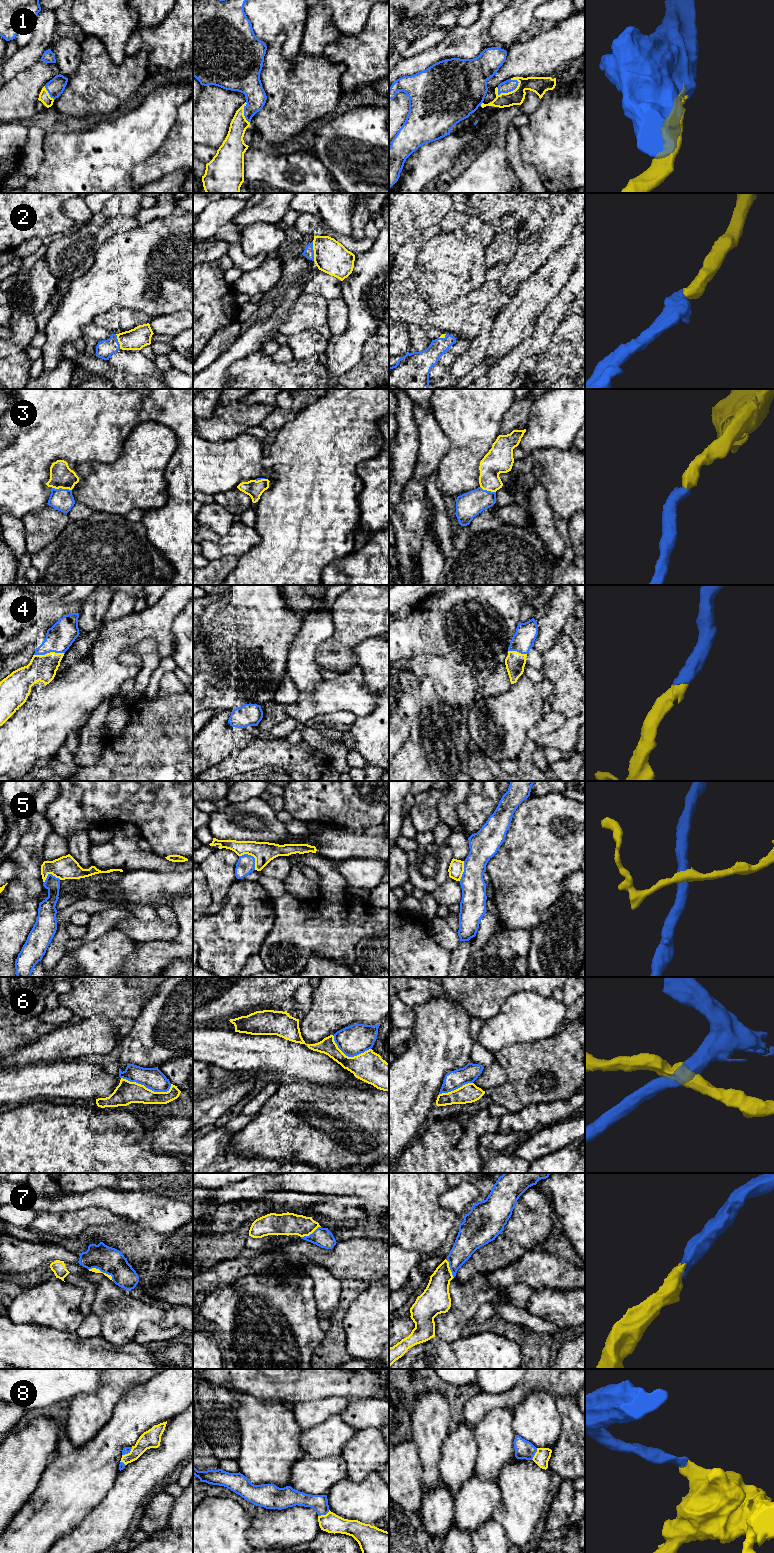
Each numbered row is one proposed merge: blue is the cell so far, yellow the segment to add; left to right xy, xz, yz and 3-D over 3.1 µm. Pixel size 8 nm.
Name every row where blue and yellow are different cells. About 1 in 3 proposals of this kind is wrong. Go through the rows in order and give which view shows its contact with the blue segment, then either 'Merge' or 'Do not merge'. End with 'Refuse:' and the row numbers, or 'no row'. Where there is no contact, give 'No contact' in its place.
1: Touches blue in yz. Merge
2: Touches blue in xz. Merge
3: Touches blue in xy. Merge
4: Touches blue in xy. Merge
5: Touches blue in xz. Do not merge
6: Touches blue in xy. Do not merge
7: Touches blue in xy. Merge
8: Touches blue in xz. Merge
Refuse: 5, 6

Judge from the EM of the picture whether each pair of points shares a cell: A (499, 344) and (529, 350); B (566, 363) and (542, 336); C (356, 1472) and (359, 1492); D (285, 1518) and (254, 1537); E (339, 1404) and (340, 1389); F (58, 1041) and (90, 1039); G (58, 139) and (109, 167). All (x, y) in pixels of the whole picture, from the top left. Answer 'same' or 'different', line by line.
A: different
B: different
C: different
D: same
E: different
F: same
G: same

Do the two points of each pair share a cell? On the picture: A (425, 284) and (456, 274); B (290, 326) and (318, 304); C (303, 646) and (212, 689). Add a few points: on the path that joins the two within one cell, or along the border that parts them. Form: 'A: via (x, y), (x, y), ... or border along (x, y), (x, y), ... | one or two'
A: via (433, 284), (443, 274), (448, 274) | one
B: via (297, 321), (311, 309) | one
C: border along (297, 631), (289, 646), (286, 670) | two

